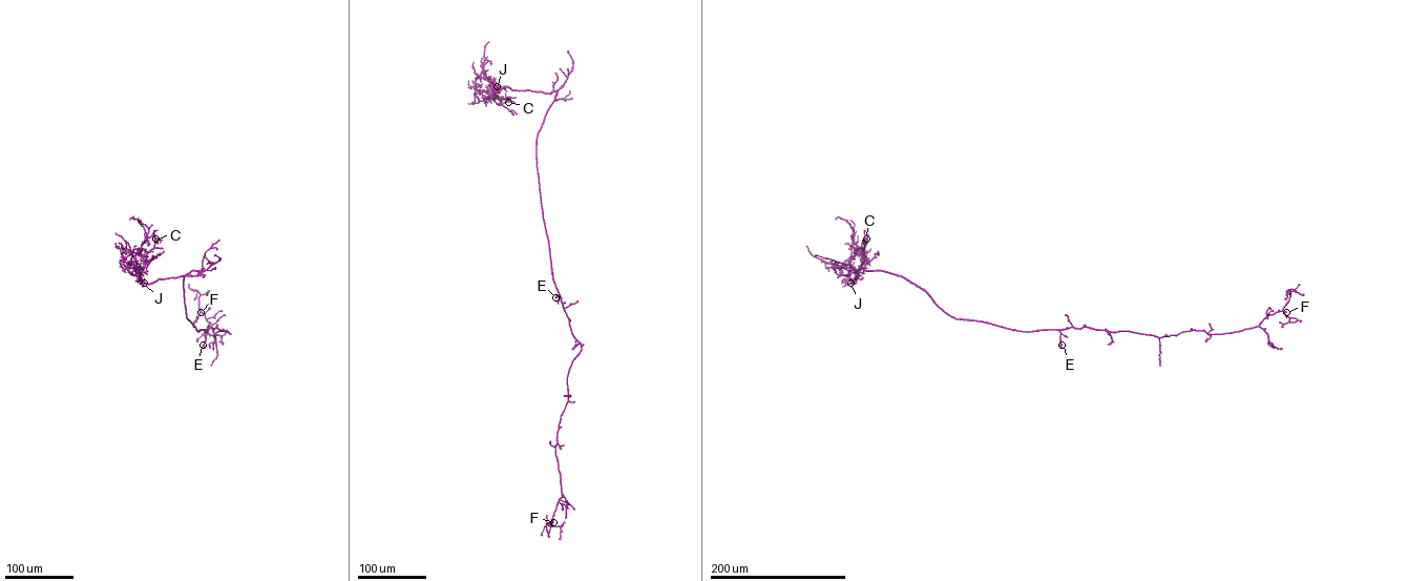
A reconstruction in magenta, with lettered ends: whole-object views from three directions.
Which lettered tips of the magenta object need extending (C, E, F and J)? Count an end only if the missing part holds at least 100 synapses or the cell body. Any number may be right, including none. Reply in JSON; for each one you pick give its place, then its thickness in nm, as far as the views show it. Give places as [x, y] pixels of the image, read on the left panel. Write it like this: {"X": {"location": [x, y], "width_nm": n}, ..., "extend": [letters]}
{"J": {"location": [144, 283], "width_nm": 320}, "extend": ["J"]}

